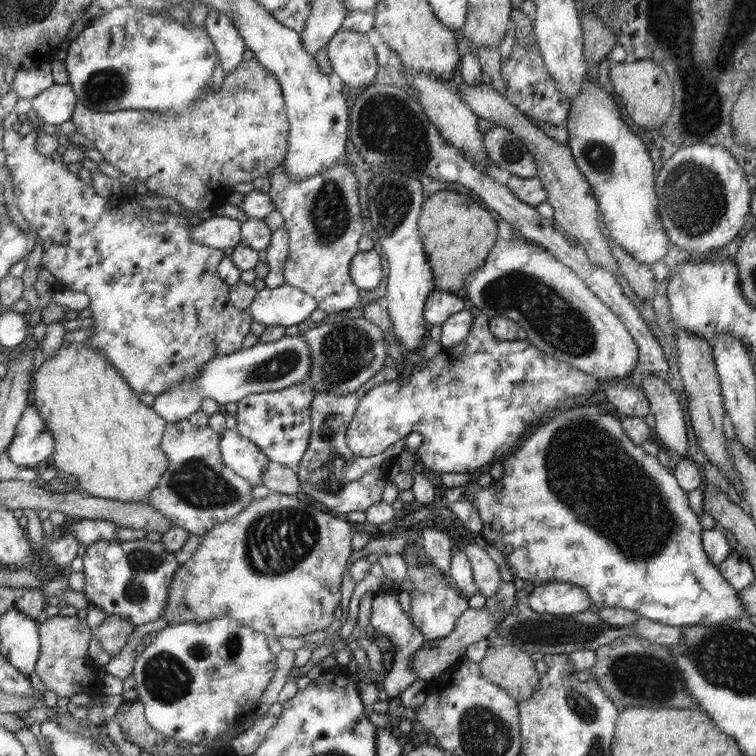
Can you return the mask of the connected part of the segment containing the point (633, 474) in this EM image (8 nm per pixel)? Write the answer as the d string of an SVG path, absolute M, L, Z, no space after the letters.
M592 402L576 406L572 410L564 410L548 422L540 422L528 438L524 438L524 446L520 450L512 450L512 454L502 460L504 474L500 480L493 482L492 486L482 488L478 484L468 483L464 485L464 493L461 500L467 500L478 510L484 528L479 532L480 536L496 550L504 555L506 564L514 578L522 578L526 584L544 584L545 582L571 582L576 586L582 586L584 591L592 598L592 609L620 608L634 611L650 620L665 624L666 626L692 626L692 625L724 625L728 621L739 619L743 616L744 605L740 603L740 593L736 591L719 571L719 567L711 562L707 551L703 549L703 540L700 540L702 528L698 516L692 512L686 500L686 492L679 486L677 478L670 474L670 468L664 468L654 456L646 454L641 445L637 445L623 427L622 420L616 412L605 411Z

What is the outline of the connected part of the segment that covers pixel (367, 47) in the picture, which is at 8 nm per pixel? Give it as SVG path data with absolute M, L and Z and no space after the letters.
M340 29L326 47L333 71L350 88L368 88L378 72L376 52L366 34Z

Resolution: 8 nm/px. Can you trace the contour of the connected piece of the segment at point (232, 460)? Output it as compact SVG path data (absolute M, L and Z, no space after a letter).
M226 429L221 432L222 440L219 442L222 450L223 462L235 474L245 478L252 488L264 484L264 474L267 473L271 460L253 443L251 439L244 438L239 431Z

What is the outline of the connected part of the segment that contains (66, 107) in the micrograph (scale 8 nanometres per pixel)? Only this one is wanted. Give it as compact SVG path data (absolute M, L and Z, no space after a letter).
M54 83L38 94L32 94L31 115L38 125L61 125L70 121L78 104L77 96L67 84Z

